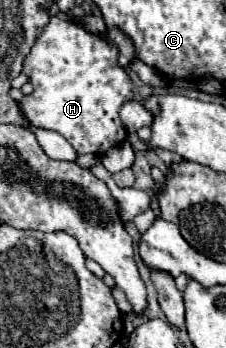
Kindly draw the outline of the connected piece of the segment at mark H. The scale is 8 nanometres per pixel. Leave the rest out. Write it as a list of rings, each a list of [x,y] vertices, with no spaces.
[[[51,16],[43,32],[37,36],[35,46],[23,60],[23,74],[27,74],[35,88],[33,94],[23,96],[21,100],[31,124],[59,132],[77,150],[77,154],[91,152],[95,156],[103,156],[115,144],[121,144],[127,138],[127,130],[119,118],[119,108],[133,98],[133,82],[129,74],[117,64],[117,56],[119,50],[105,42],[103,36],[87,32],[79,22]]]

